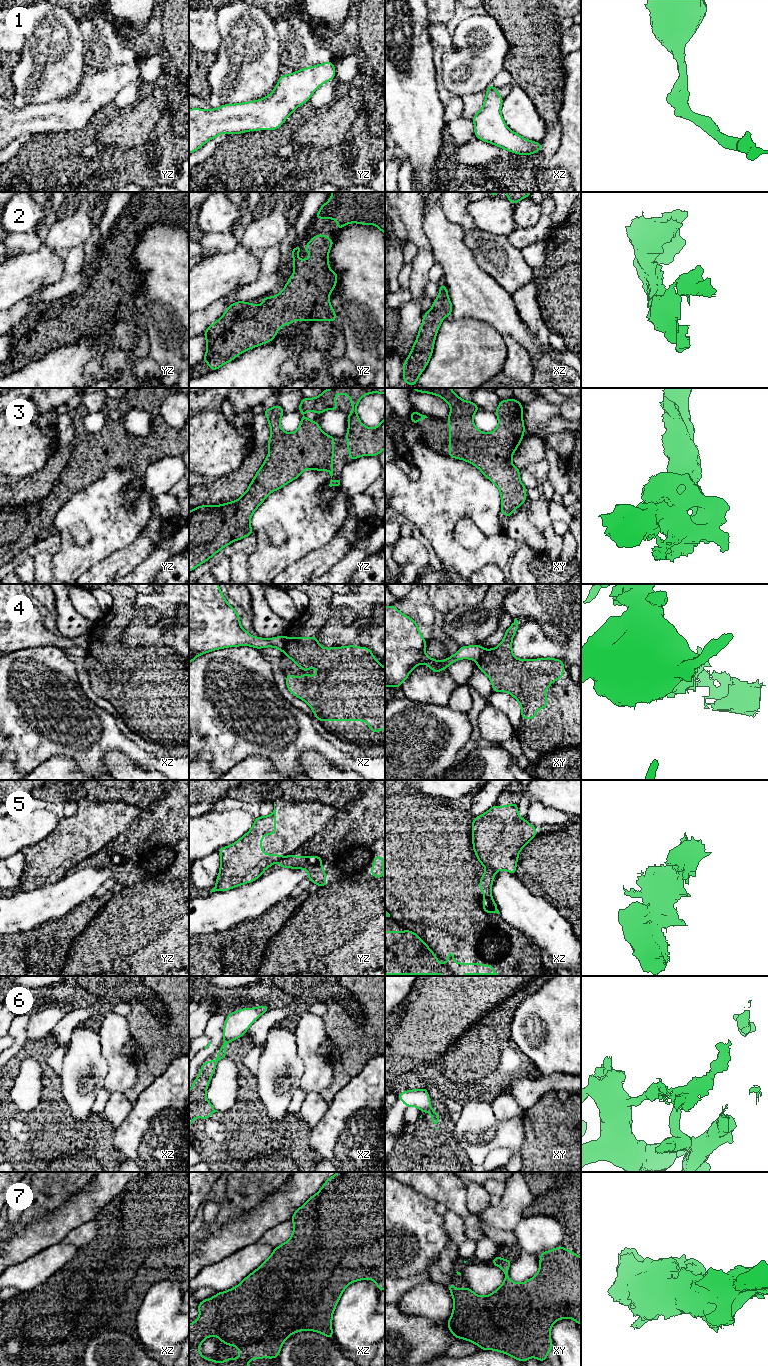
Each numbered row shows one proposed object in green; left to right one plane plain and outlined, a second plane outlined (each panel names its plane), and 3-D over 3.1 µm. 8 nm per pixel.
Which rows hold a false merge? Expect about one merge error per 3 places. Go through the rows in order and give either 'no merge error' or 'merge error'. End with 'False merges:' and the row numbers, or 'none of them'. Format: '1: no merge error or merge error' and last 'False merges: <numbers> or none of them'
1: no merge error
2: no merge error
3: no merge error
4: merge error
5: merge error
6: merge error
7: merge error
False merges: 4, 5, 6, 7

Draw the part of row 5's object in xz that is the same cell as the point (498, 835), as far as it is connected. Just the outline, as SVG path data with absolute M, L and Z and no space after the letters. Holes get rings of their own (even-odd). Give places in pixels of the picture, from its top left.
M495 804L484 814L473 818L473 850L487 870L516 874L518 856L536 836L537 828L518 814L518 804L498 807Z

